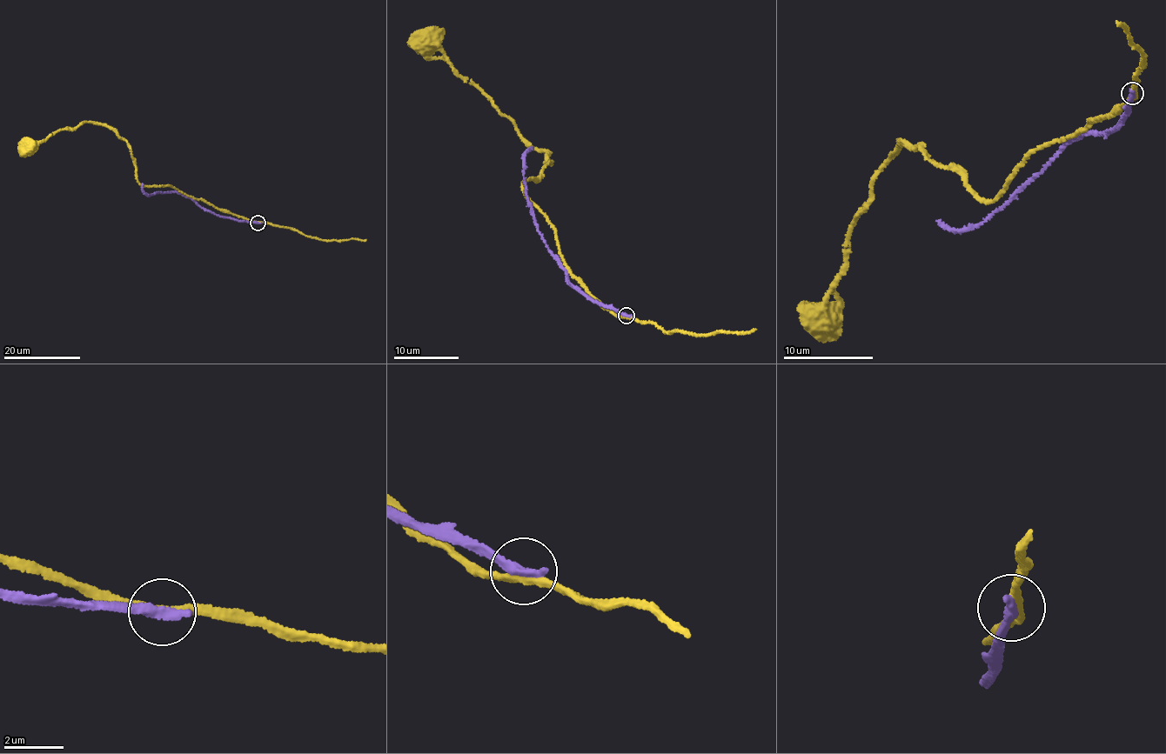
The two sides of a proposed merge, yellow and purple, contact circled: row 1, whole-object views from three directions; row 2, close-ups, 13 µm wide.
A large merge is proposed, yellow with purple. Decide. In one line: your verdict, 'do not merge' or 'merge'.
do not merge

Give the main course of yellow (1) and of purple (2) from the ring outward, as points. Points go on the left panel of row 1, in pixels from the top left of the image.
1: (257, 222), (221, 210), (170, 184), (140, 184), (128, 143), (102, 124), (84, 122), (53, 133), (27, 148)
2: (257, 222), (240, 222), (217, 215), (190, 197), (174, 191), (158, 191), (148, 196), (143, 191), (142, 183)

